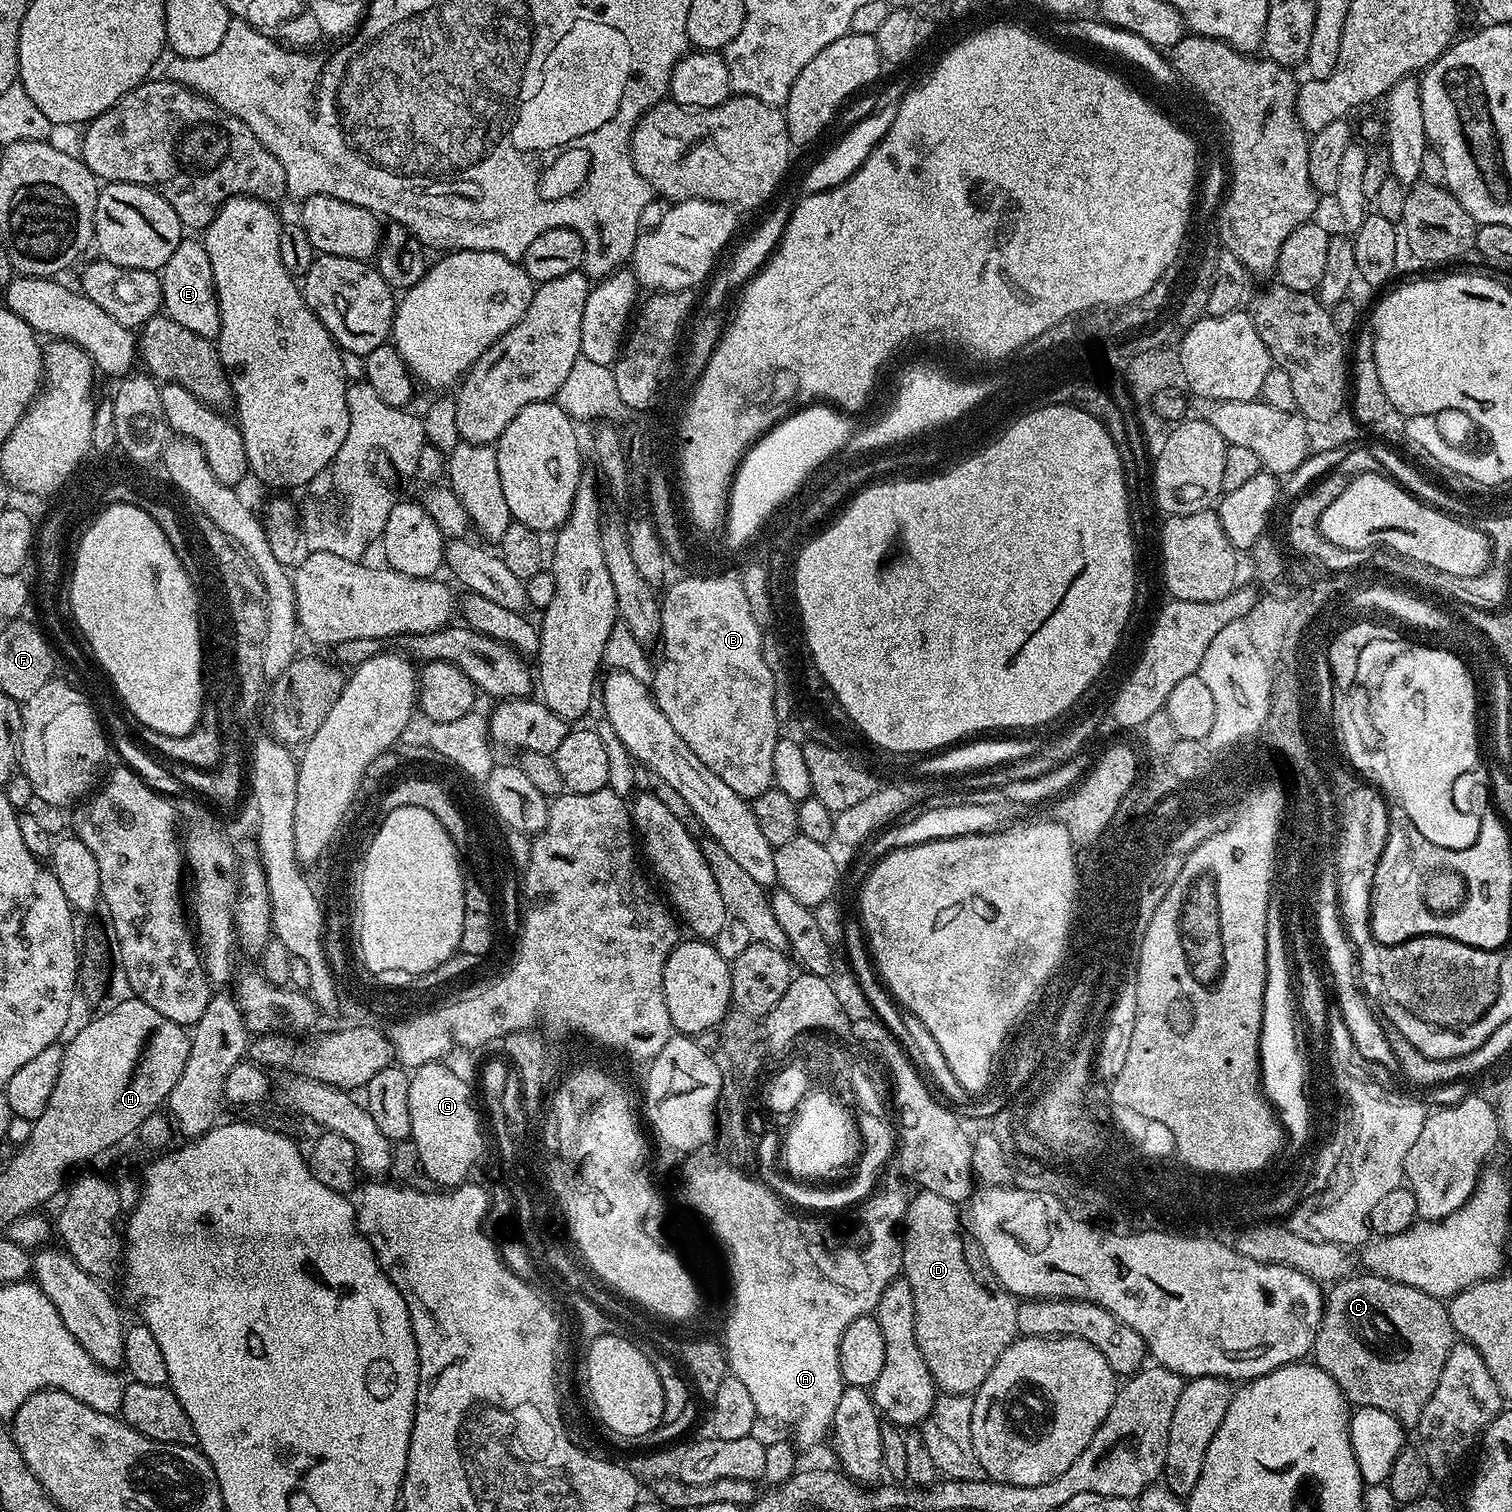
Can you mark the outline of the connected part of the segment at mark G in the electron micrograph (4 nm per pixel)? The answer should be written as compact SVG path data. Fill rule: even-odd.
M439 1062L424 1064L410 1076L410 1140L416 1143L416 1156L425 1174L436 1183L433 1185L448 1190L471 1177L468 1175L480 1151L486 1146L486 1136L474 1135L474 1117L470 1106L474 1092L468 1089L463 1078L459 1071Z

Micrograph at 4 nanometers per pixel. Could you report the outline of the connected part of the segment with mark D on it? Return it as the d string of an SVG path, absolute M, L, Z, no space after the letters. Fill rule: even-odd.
M920 1190L917 1191L917 1193L916 1197L912 1196L911 1199L907 1201L907 1208L902 1221L902 1243L904 1246L902 1276L903 1279L910 1282L910 1290L914 1294L914 1314L916 1315L914 1318L914 1334L916 1335L918 1350L922 1352L922 1358L930 1370L932 1380L936 1383L936 1387L941 1393L950 1396L972 1394L982 1386L982 1382L986 1382L986 1374L990 1374L990 1370L994 1370L994 1362L998 1362L998 1358L1002 1358L1004 1351L1012 1345L1013 1340L1017 1339L1016 1310L1018 1304L1013 1297L1009 1296L1008 1293L1003 1290L991 1292L991 1290L972 1273L972 1268L968 1265L967 1258L964 1257L964 1236L966 1240L966 1232L962 1227L961 1209L957 1207L957 1205L951 1204L946 1198L942 1198L933 1192Z

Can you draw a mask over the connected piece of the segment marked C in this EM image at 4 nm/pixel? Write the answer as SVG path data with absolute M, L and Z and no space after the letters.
M1349 1275L1347 1278L1333 1283L1327 1289L1322 1322L1318 1326L1318 1334L1314 1338L1314 1346L1310 1356L1319 1368L1326 1370L1326 1374L1330 1374L1330 1378L1334 1378L1334 1382L1342 1390L1344 1399L1348 1401L1349 1405L1356 1408L1386 1410L1386 1414L1394 1414L1394 1418L1398 1418L1398 1422L1405 1430L1412 1430L1415 1429L1418 1418L1422 1418L1422 1406L1426 1406L1426 1402L1430 1402L1430 1394L1434 1394L1434 1386L1438 1386L1438 1374L1442 1374L1442 1366L1446 1366L1446 1358L1450 1355L1450 1350L1454 1343L1454 1333L1452 1323L1450 1322L1450 1314L1448 1313L1448 1305L1441 1297L1426 1294L1414 1286L1406 1286L1402 1282L1387 1280L1384 1276L1363 1275Z

